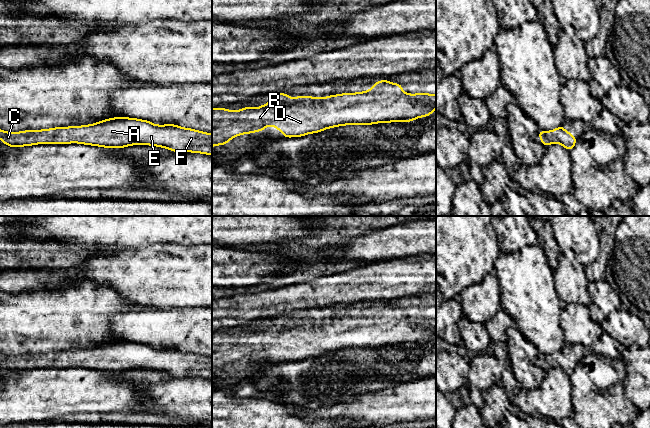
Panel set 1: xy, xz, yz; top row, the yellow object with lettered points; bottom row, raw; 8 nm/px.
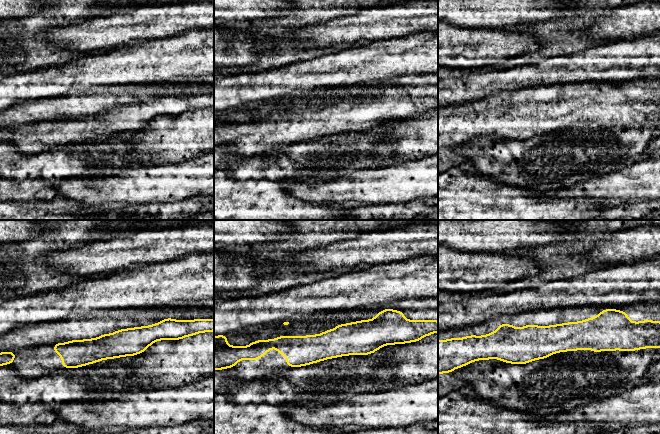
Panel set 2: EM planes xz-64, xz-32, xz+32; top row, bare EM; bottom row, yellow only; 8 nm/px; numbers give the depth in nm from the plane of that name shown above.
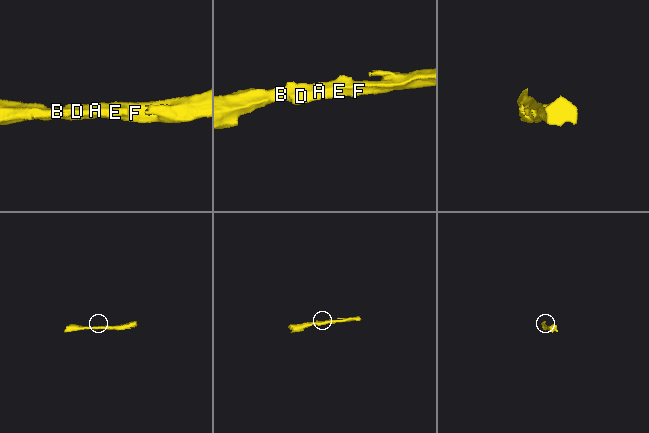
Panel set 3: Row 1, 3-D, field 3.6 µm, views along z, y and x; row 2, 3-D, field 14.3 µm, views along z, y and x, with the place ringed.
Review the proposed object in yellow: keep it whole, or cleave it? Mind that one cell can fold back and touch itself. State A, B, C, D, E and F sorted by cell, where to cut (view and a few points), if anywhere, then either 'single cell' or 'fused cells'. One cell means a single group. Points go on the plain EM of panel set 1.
A B C D E F | no cut | single cell

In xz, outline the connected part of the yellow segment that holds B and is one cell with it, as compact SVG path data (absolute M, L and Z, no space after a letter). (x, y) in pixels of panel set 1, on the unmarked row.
M388 304L376 305L375 309L365 315L358 317L343 317L324 322L297 320L291 322L285 317L273 317L271 325L258 332L245 331L237 335L230 335L225 332L212 332L212 371L225 369L232 362L253 356L260 356L270 348L282 356L286 362L300 361L311 357L318 357L328 352L344 349L372 349L375 347L389 346L410 346L419 341L430 340L436 333L436 318L418 317L407 318L402 315L402 308L391 307Z

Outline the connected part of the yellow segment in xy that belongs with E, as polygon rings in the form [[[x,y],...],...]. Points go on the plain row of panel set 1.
[[[114,341],[84,350],[13,357],[0,353],[0,364],[10,371],[80,367],[120,373],[130,369],[152,369],[173,376],[212,379],[212,358],[174,348],[155,349],[147,344],[127,341]]]

